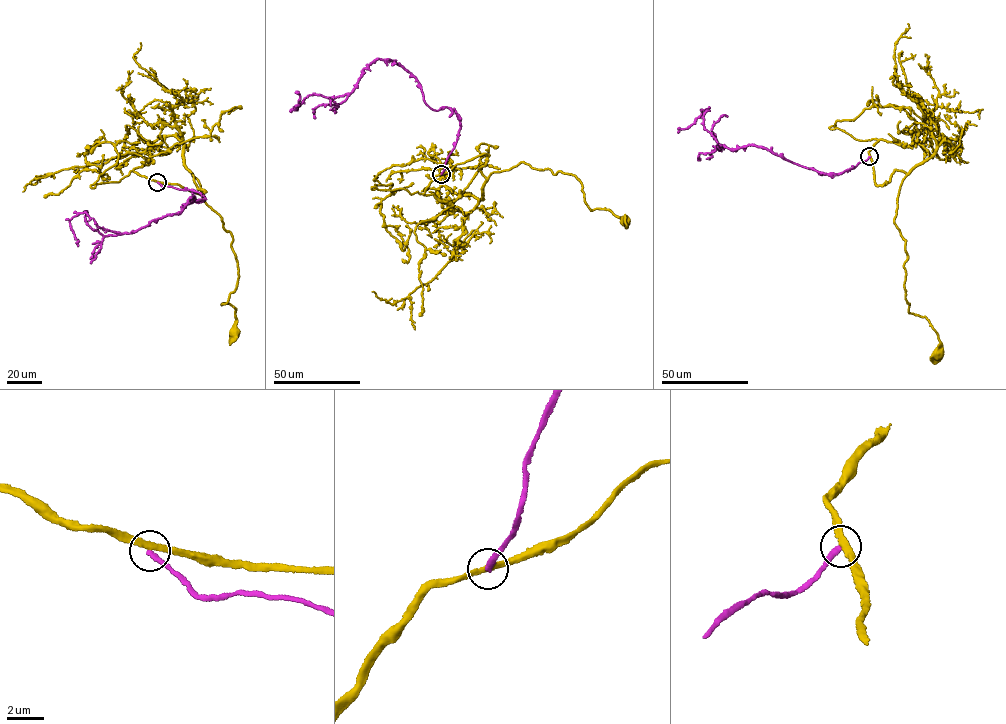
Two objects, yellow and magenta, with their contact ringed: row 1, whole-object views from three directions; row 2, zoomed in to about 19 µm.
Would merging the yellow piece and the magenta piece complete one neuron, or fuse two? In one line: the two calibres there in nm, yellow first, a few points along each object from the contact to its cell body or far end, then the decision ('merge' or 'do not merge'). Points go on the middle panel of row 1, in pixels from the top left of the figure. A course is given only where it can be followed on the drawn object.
calibres 320 and 280 nm; course yellow (441, 174), (485, 153), (479, 168), (487, 178), (522, 162), (572, 174), (591, 210), (606, 209), (624, 221); course magenta (441, 174), (460, 120), (428, 106), (394, 61), (375, 59), (351, 92), (311, 94), (294, 110), (298, 92); do not merge

